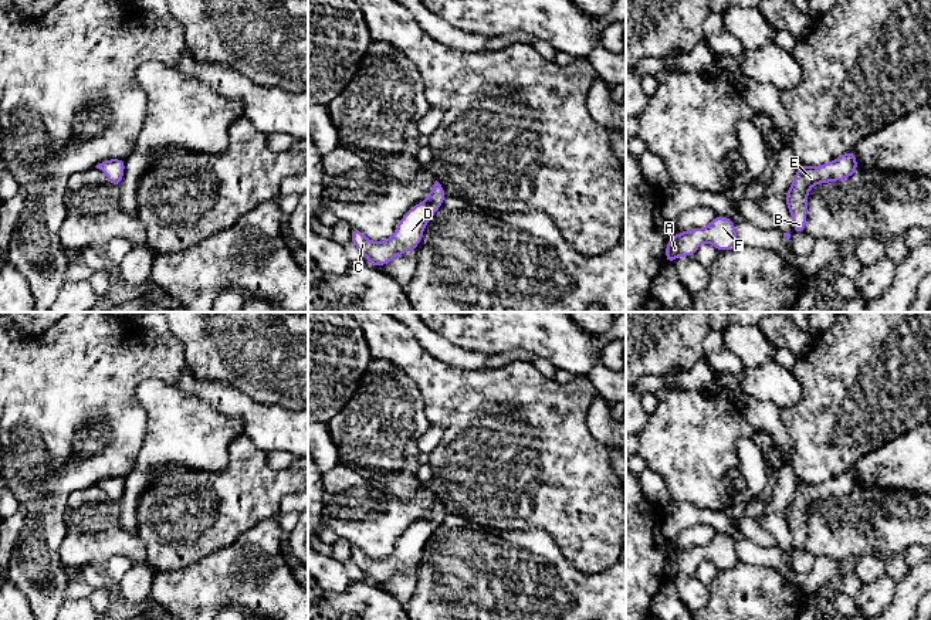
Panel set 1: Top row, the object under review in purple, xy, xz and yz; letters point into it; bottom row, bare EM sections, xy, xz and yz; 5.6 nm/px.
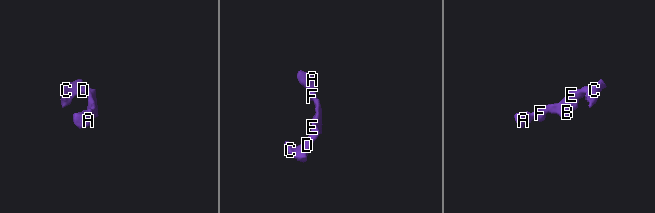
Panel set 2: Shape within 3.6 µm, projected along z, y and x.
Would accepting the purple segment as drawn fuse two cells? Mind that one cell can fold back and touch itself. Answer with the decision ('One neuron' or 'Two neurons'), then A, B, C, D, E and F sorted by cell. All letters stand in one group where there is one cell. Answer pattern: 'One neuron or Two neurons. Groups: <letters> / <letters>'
One neuron. Groups: A B C D E F

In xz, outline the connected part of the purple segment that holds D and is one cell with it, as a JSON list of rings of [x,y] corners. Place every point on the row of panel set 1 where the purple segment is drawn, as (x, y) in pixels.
[[[436,180],[430,194],[413,206],[399,221],[396,231],[385,241],[375,243],[355,227],[351,230],[351,240],[373,267],[386,265],[395,257],[406,254],[422,241],[423,231],[446,199],[446,190]]]

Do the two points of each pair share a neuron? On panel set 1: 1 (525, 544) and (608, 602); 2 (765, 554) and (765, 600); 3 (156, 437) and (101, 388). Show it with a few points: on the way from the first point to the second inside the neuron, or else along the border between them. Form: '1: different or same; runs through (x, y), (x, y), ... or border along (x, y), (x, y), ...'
1: same; runs through (545, 558), (555, 561), (588, 590)
2: different; border along (738, 559), (747, 563), (772, 566), (794, 583)
3: different; border along (138, 397), (145, 413), (145, 434), (134, 460)

